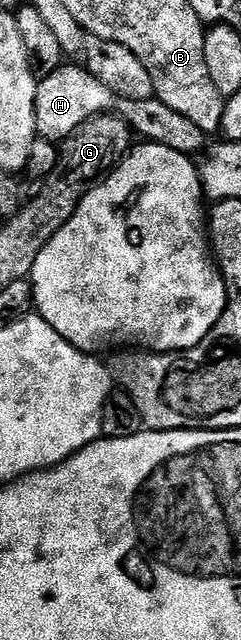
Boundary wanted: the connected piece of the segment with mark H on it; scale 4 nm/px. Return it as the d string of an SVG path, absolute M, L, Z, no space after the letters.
M64 64L52 72L52 76L41 79L36 92L36 128L37 137L46 139L55 144L61 144L80 124L84 124L89 118L95 118L97 114L119 115L130 125L135 135L143 134L143 139L149 140L156 146L167 146L176 152L187 156L194 153L208 142L207 135L203 134L188 116L180 116L180 112L172 112L168 104L164 104L156 96L148 100L128 100L122 98L112 88L100 84L96 76L92 76L85 65L70 66Z

